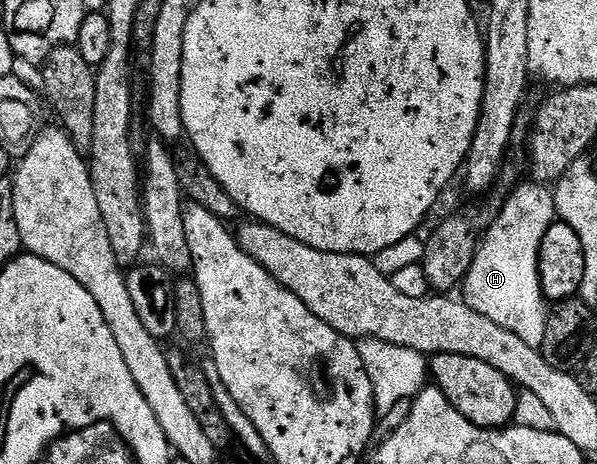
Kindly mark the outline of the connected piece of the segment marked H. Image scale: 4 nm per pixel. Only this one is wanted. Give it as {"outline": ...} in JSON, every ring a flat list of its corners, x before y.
{"outline":[[539,182,522,183,515,185,517,188,513,190,512,197,508,196,505,199,497,220,483,234,473,264,463,279,462,299,465,304,478,310,478,314,490,318,490,322,498,322,502,330,510,330,510,334,518,334,518,338,522,338,526,346,543,349,550,308,540,285,540,247,546,230,550,230,550,226,558,220,556,198,551,187]]}

